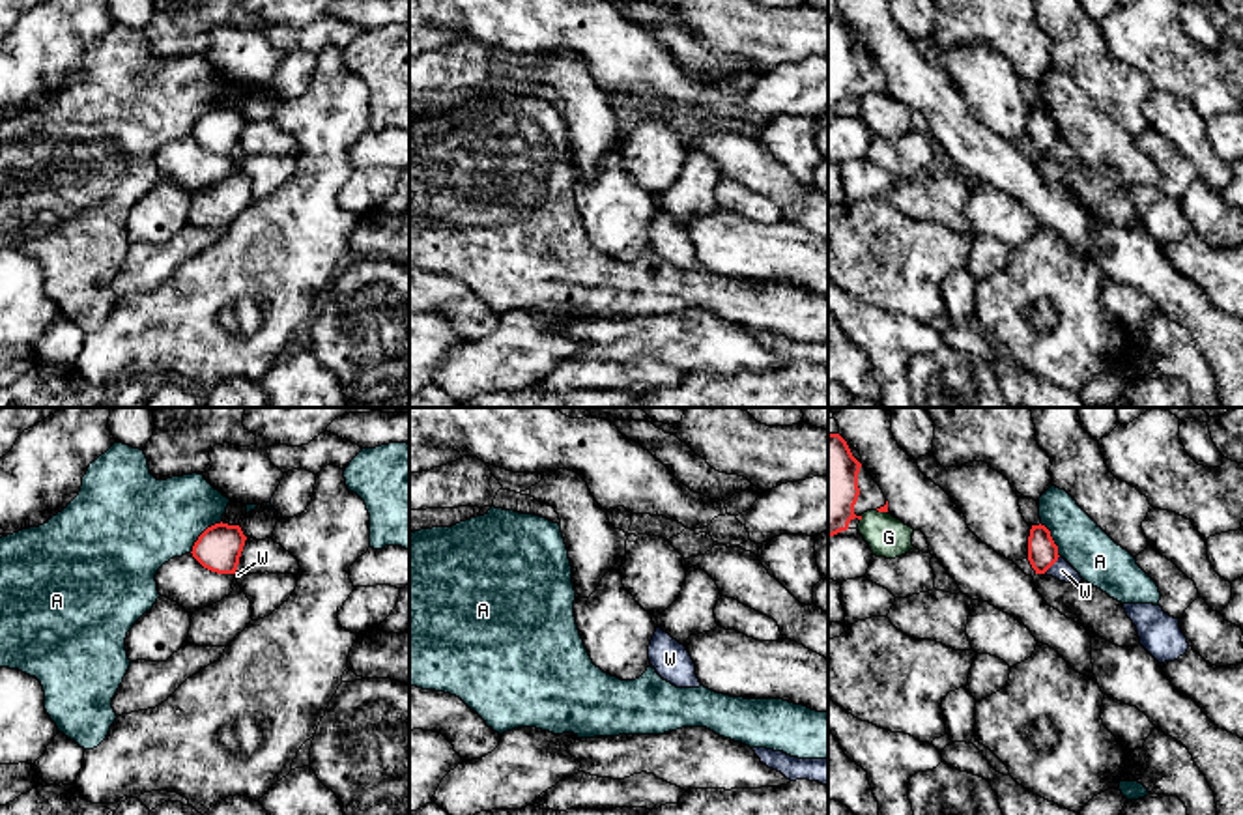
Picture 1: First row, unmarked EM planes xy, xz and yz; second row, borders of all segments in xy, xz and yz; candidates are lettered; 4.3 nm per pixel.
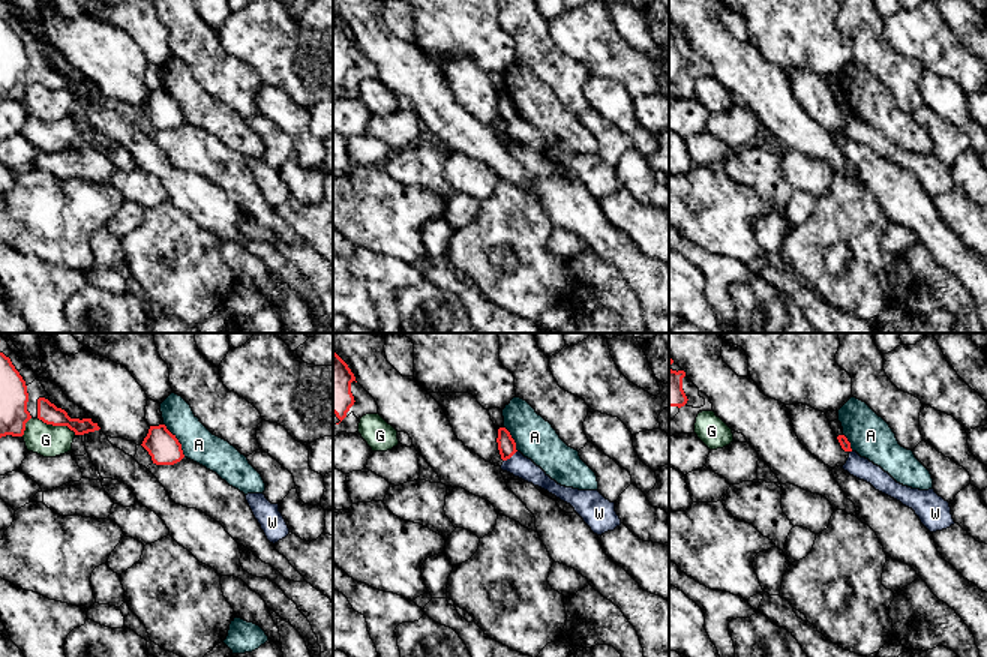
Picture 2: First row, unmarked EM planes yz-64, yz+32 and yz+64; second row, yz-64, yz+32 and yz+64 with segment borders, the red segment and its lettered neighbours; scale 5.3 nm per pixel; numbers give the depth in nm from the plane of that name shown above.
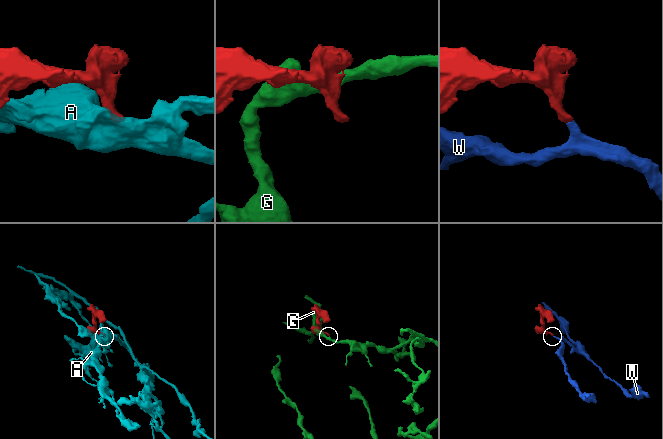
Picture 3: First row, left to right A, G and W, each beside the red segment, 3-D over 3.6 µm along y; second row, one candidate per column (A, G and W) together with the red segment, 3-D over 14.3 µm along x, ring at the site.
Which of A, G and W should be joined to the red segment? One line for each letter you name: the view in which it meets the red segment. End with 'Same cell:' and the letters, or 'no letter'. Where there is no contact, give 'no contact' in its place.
Same cell: no letter

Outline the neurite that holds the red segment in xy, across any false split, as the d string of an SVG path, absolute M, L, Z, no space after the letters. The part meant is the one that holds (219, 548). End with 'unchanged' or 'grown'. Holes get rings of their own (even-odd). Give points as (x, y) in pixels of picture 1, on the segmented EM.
M215 523L193 546L193 557L217 574L236 574L247 536L239 525Z; unchanged

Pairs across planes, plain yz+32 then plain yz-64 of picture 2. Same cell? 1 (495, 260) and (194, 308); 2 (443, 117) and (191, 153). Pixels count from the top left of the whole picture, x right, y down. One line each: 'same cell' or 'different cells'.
1: same cell
2: different cells

